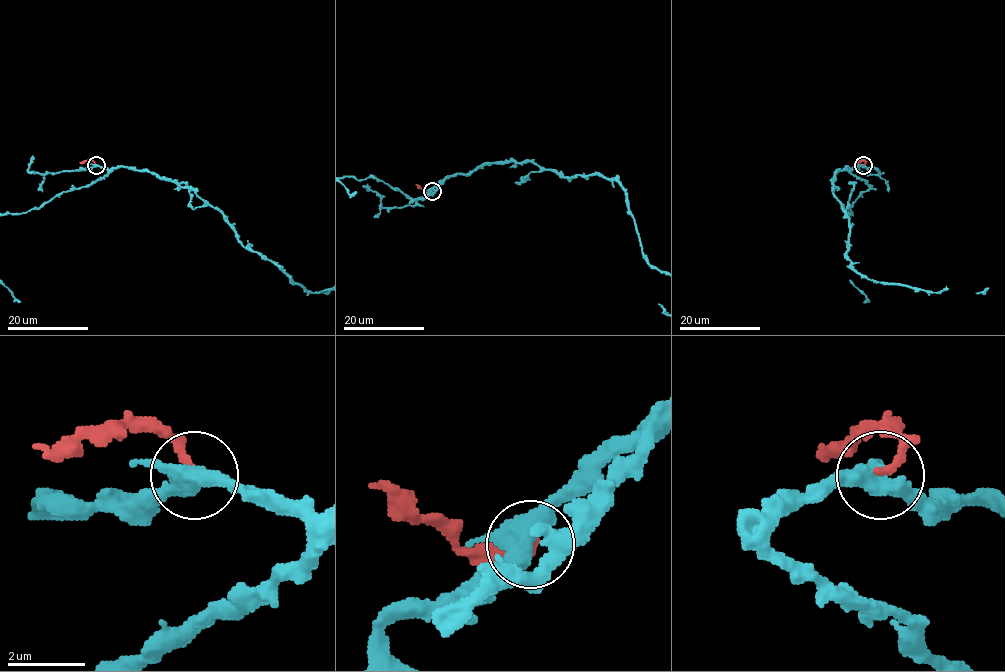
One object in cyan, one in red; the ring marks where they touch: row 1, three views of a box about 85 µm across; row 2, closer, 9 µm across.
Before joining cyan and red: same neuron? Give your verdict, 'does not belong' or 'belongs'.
belongs

